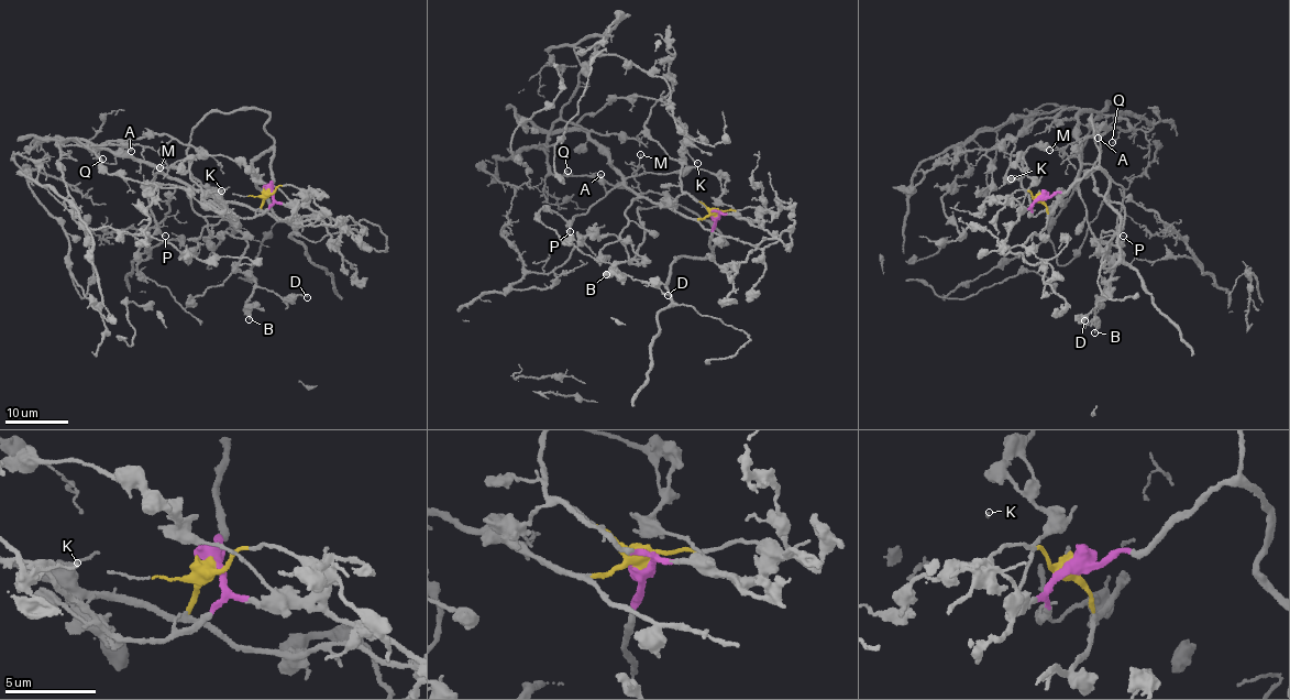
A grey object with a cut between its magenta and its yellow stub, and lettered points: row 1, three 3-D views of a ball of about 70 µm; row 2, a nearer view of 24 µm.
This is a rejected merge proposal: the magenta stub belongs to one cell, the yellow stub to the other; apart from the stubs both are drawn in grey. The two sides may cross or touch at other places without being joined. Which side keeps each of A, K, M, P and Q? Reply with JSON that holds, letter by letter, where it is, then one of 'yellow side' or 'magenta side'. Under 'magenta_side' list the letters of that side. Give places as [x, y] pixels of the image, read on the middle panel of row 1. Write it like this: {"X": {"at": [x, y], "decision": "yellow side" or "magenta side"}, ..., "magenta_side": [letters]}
{"A": {"at": [601, 174], "decision": "yellow side"}, "K": {"at": [697, 163], "decision": "magenta side"}, "M": {"at": [640, 154], "decision": "yellow side"}, "P": {"at": [570, 231], "decision": "yellow side"}, "Q": {"at": [568, 171], "decision": "yellow side"}, "magenta_side": ["K"]}

